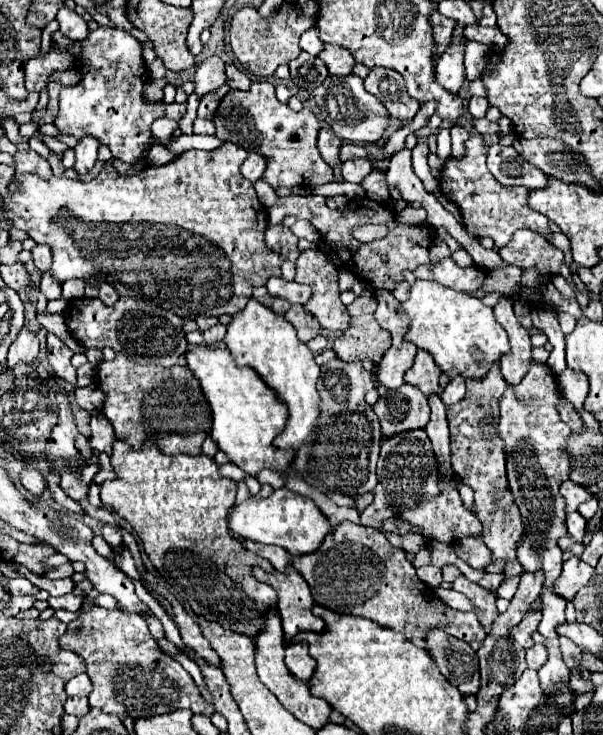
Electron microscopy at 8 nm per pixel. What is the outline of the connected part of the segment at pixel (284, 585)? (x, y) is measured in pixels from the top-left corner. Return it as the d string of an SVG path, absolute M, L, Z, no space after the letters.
M287 564L285 572L279 572L279 570L265 572L259 566L255 566L253 576L259 582L271 584L279 594L277 612L283 622L285 640L291 640L303 630L311 630L311 632L323 630L323 620L313 616L311 612L311 606L313 606L311 590L303 580L303 576L291 564Z

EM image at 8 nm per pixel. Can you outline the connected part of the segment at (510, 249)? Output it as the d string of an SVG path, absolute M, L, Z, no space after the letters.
M519 230L511 242L499 250L499 256L519 268L537 268L541 274L559 274L563 252L533 230Z

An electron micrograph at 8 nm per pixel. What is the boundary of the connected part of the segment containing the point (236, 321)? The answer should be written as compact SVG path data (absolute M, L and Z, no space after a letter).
M251 298L241 312L233 314L223 342L235 358L235 364L245 364L259 372L267 386L271 386L277 396L287 404L287 428L281 436L275 438L275 448L291 448L297 452L303 440L315 428L319 416L319 394L315 388L319 378L319 366L315 364L313 352L297 338L295 328L281 314L275 314L269 306L263 306L255 298Z

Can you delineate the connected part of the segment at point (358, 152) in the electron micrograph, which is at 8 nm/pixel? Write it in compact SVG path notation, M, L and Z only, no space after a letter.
M343 142L343 144L341 144L341 150L339 150L339 158L341 158L341 162L347 162L349 158L359 158L359 156L369 158L369 160L377 166L377 162L367 154L367 150L365 150L363 146L359 146L359 144L351 144L351 142Z

